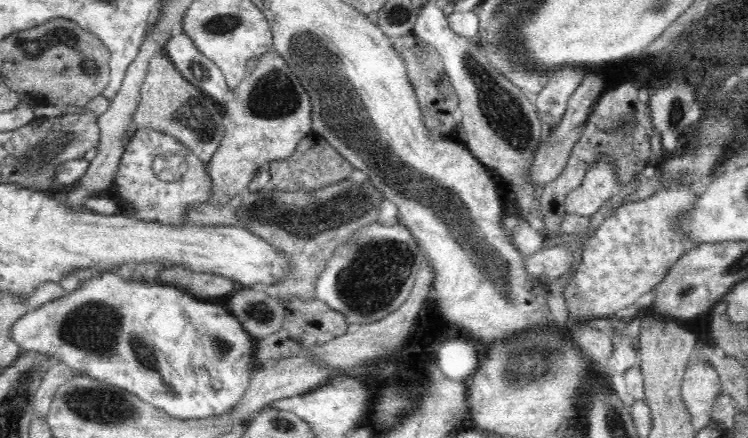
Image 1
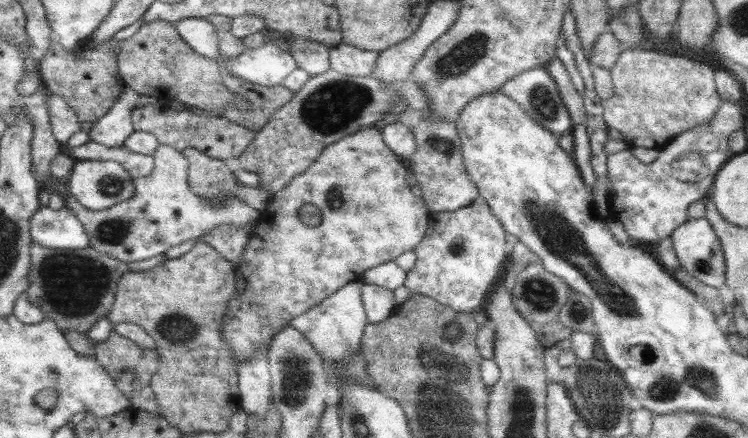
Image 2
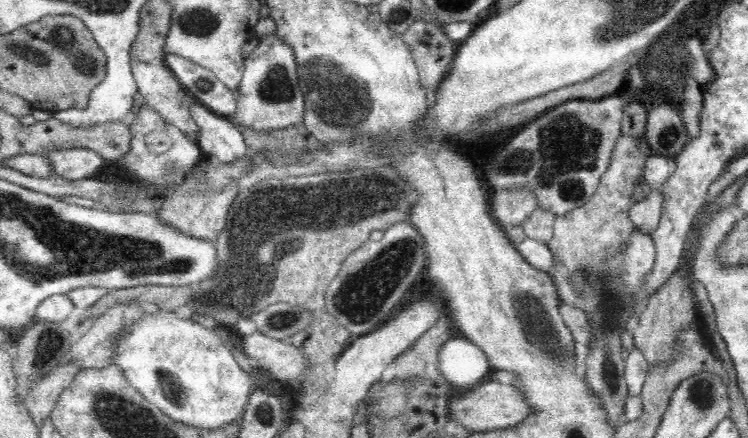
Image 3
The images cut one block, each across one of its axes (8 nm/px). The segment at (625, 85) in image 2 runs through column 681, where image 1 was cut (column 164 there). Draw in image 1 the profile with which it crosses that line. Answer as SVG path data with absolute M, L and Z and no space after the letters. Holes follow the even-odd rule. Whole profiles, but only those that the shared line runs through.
M164 53L153 56L150 72L146 73L140 92L140 102L131 124L136 127L152 127L164 134L170 134L199 156L205 164L210 162L225 133L222 122L223 103L217 102L188 82Z

